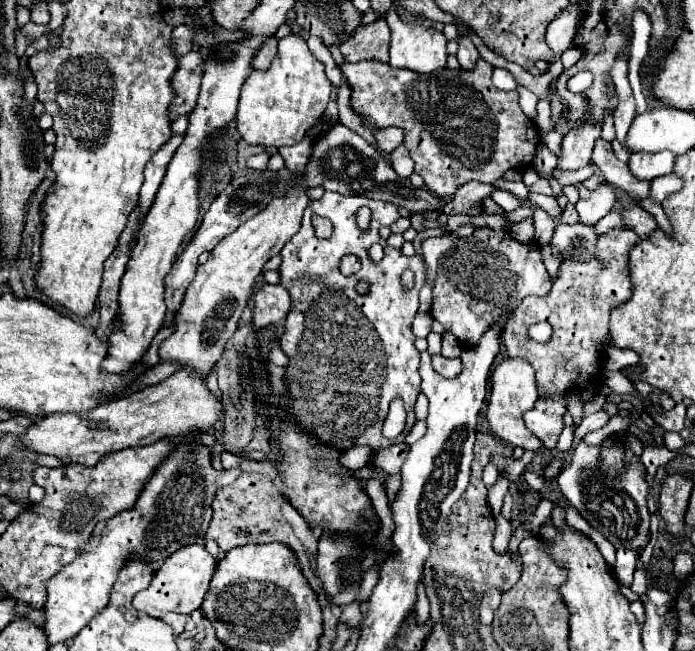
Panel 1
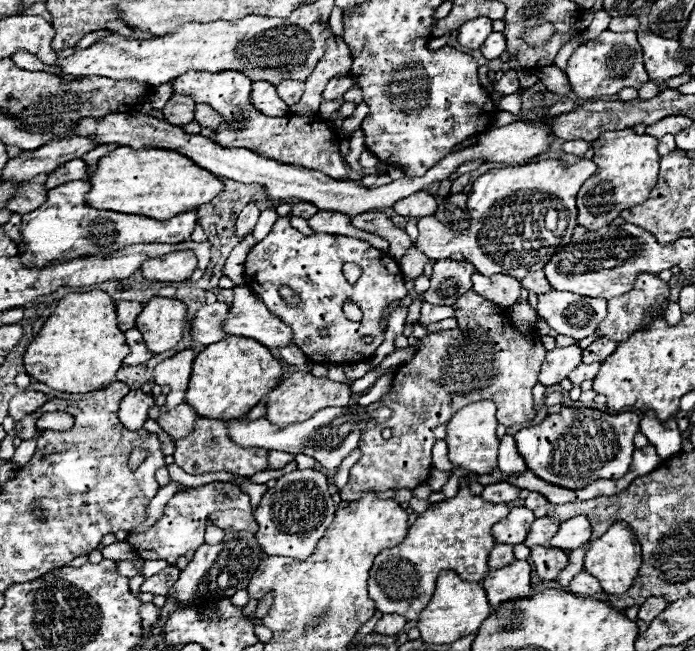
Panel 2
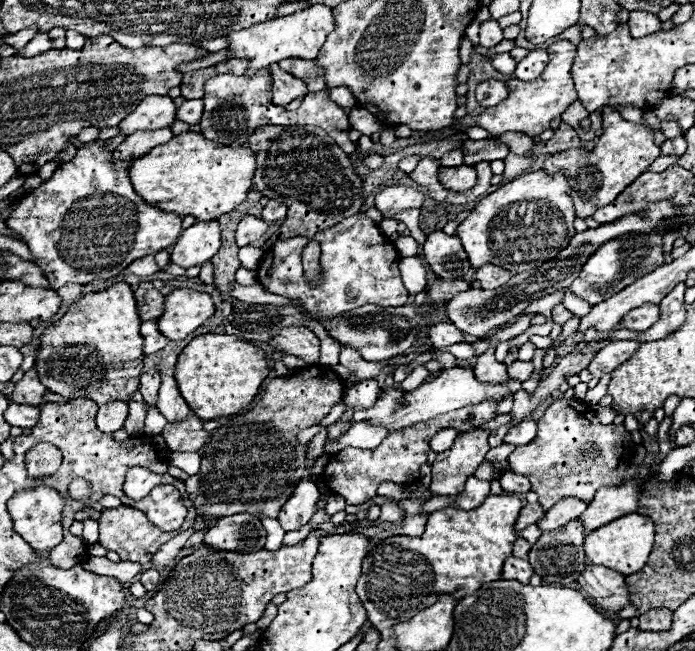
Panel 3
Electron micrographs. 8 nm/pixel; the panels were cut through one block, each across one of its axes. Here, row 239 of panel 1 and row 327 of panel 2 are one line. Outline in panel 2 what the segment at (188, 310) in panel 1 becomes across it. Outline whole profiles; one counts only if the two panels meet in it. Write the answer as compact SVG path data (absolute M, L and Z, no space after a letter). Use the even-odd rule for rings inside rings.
M236 286L224 328L228 334L254 338L266 348L284 348L294 344L294 332L276 314L272 314L248 286Z

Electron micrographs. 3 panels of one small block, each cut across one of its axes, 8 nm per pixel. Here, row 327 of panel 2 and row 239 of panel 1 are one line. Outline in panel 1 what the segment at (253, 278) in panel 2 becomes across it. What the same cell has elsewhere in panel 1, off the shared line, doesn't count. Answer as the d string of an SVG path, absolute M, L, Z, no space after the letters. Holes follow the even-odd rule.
M324 192L320 200L308 204L300 230L280 250L280 284L286 290L294 286L300 288L300 296L292 298L292 310L286 316L284 332L278 340L282 352L290 360L284 374L288 406L284 406L282 412L322 446L332 446L336 450L364 444L372 450L386 448L404 442L416 422L414 404L420 394L420 352L414 346L416 336L412 334L412 320L418 310L418 290L424 286L424 262L420 256L404 256L402 250L388 246L388 242L384 242L384 260L380 264L368 258L370 244L382 240L378 230L394 224L398 218L398 206L392 202ZM362 206L368 206L372 212L366 230L362 230L356 220L356 212ZM314 214L334 224L330 238L316 236L312 226ZM346 254L356 254L362 262L360 272L354 276L342 276L338 270ZM404 270L414 272L416 282L412 290L404 290L400 282ZM360 280L368 282L366 294L356 290ZM394 398L404 400L408 418L398 438L386 438L382 434L382 424Z

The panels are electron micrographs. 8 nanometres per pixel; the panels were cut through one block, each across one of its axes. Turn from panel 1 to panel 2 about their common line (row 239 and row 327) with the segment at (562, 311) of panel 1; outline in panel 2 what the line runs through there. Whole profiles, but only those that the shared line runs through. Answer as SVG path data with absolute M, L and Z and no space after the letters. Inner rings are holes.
M638 276L632 292L608 300L608 316L598 326L600 336L624 342L640 328L644 312L664 304L668 294L668 284L658 276Z

